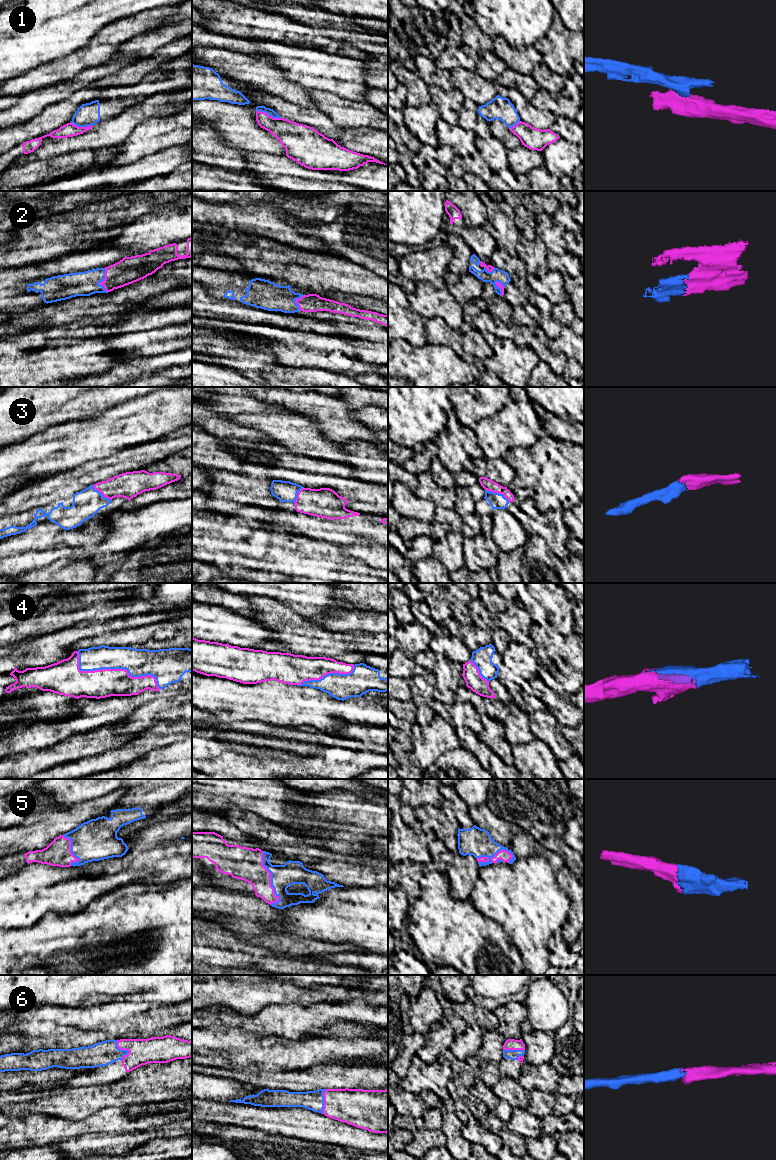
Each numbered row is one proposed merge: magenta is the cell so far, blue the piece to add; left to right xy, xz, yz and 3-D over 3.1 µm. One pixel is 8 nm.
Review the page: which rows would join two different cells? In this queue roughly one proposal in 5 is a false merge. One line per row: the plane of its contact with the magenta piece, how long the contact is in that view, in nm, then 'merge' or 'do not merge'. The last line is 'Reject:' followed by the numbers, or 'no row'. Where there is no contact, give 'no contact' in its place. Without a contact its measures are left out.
1: contact in xz; length 220 nm; do not merge
2: contact in xy; length 200 nm; merge
3: contact in yz; length 220 nm; merge
4: contact in xy; length 750 nm; merge
5: contact in yz; length 300 nm; merge
6: contact in xy; length 170 nm; merge
Reject: 1

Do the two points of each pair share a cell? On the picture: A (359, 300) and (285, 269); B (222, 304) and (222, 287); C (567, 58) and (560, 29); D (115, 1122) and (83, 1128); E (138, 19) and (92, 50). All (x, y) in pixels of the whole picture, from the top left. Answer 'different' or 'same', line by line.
A: different
B: different
C: same
D: same
E: same

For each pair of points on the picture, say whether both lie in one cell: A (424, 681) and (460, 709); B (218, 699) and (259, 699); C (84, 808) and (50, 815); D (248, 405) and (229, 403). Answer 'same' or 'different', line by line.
A: same
B: same
C: same
D: same

